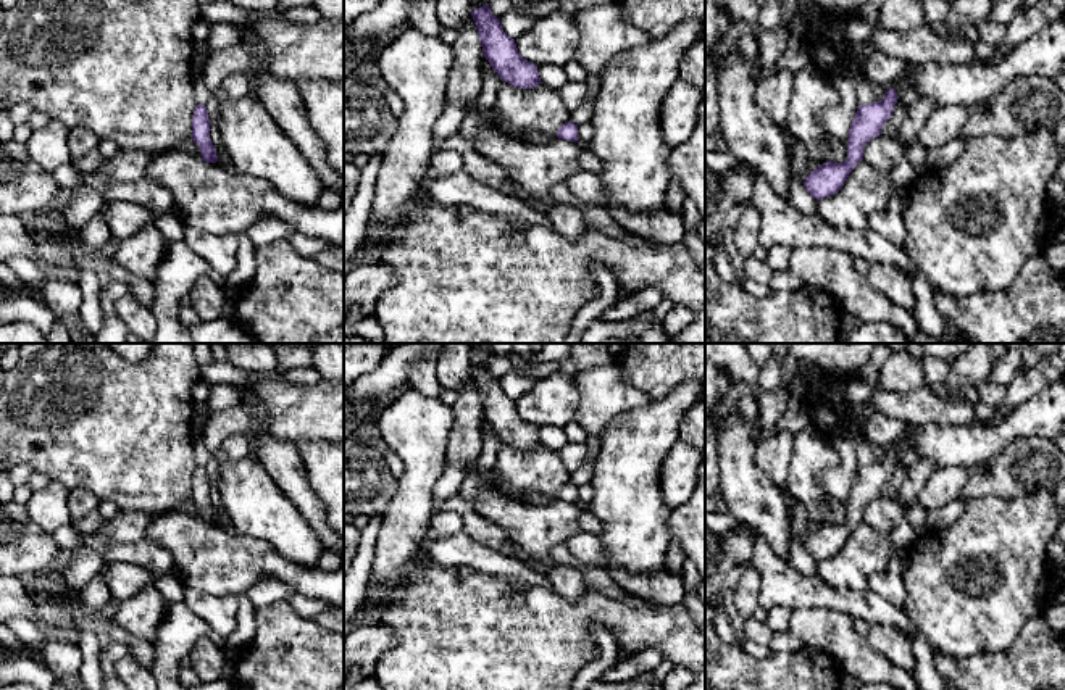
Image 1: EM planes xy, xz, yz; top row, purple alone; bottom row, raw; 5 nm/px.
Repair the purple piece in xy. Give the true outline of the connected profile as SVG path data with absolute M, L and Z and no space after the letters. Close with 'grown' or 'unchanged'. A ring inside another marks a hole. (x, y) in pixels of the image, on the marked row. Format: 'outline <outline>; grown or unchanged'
outline M195 105L192 116L192 140L198 145L203 161L218 161L216 150L210 139L210 118L205 105Z; unchanged

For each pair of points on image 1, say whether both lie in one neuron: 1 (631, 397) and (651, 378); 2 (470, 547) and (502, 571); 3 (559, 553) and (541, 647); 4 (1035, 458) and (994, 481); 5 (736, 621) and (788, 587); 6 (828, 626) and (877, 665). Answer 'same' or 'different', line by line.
1: different
2: same
3: different
4: same
5: different
6: same

